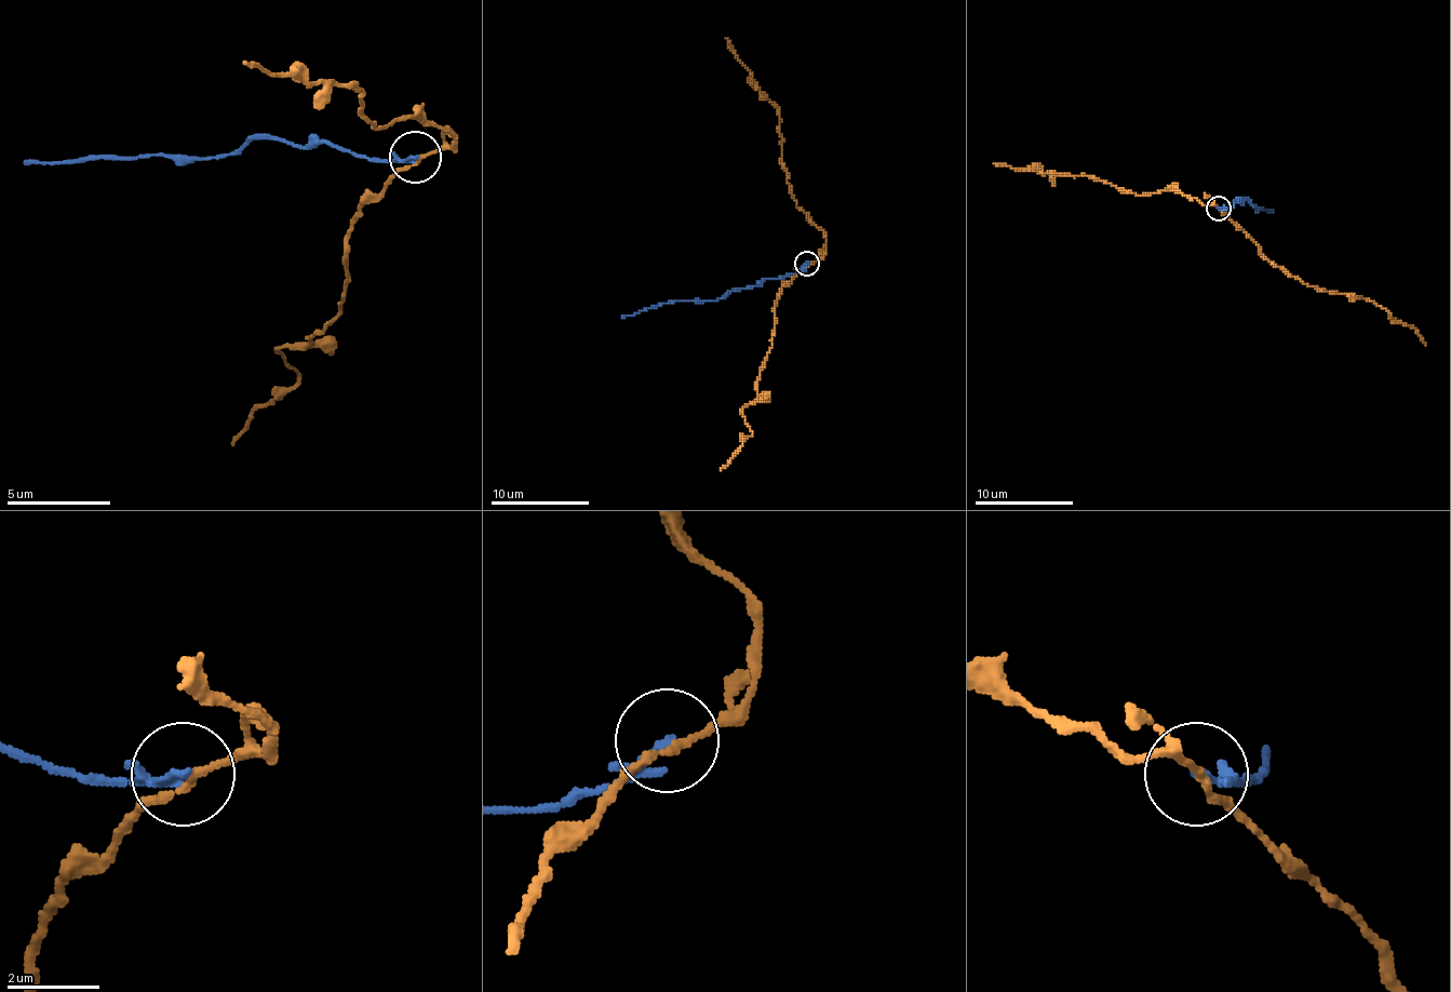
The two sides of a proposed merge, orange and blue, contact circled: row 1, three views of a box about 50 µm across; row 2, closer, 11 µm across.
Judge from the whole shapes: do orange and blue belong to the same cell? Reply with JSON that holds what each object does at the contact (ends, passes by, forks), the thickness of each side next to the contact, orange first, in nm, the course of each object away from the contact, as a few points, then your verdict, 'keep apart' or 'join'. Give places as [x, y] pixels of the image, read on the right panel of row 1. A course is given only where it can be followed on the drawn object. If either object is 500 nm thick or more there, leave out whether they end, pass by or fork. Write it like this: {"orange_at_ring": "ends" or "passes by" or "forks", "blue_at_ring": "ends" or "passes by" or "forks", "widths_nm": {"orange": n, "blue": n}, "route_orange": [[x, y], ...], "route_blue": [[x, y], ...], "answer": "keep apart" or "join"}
{"orange_at_ring": "passes by", "blue_at_ring": "ends", "widths_nm": {"orange": 150, "blue": 170}, "route_orange": [[1219, 210], [1271, 262], [1327, 291], [1364, 298], [1410, 325], [1425, 345]], "route_blue": [[1219, 208], [1228, 210], [1234, 202], [1246, 200], [1273, 212]], "answer": "keep apart"}

